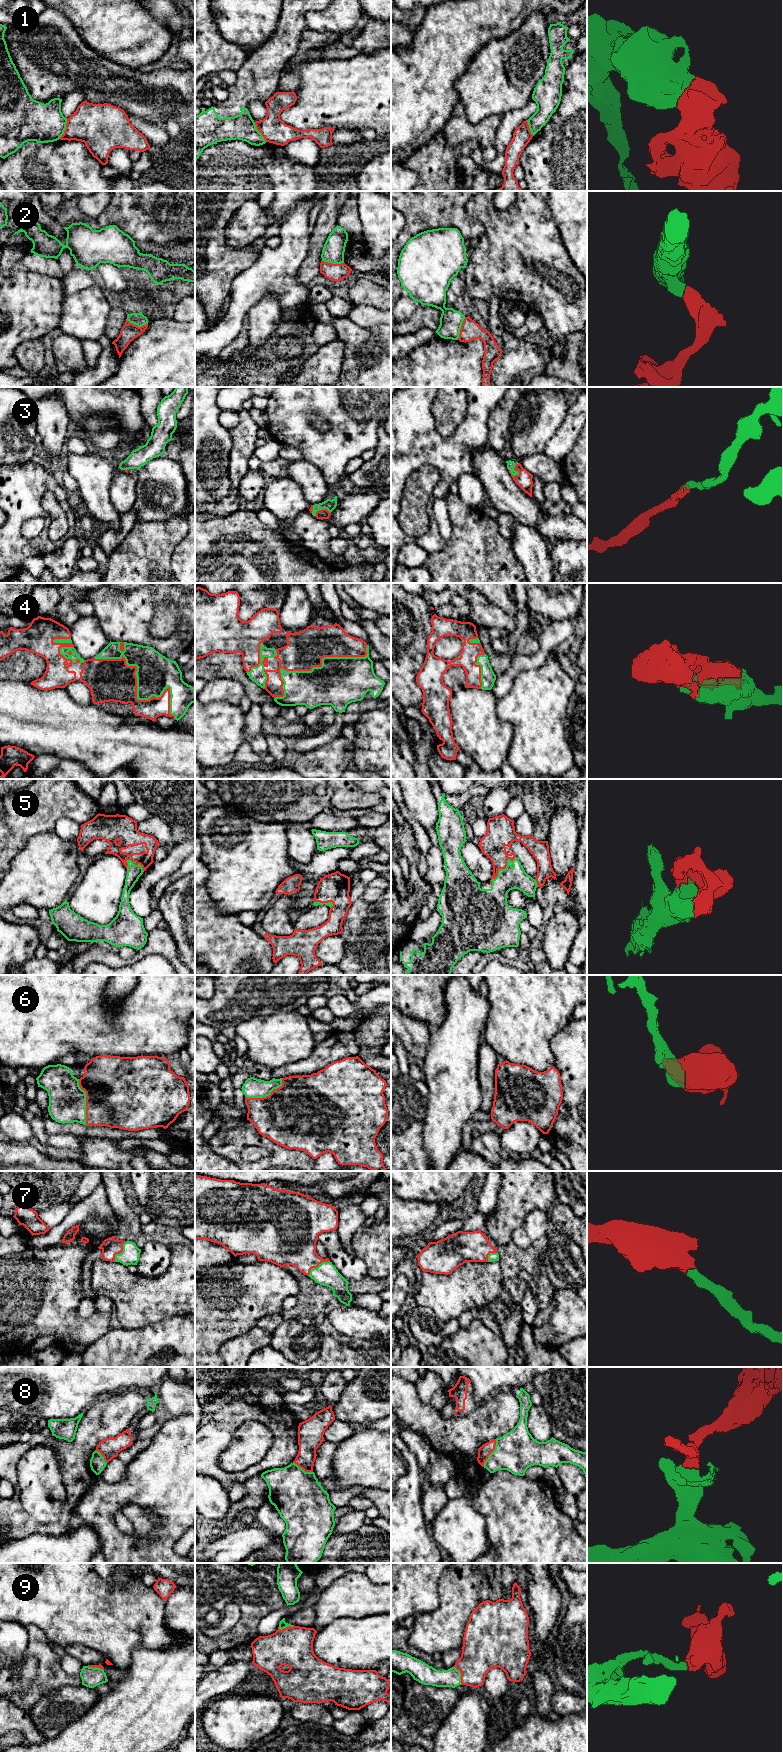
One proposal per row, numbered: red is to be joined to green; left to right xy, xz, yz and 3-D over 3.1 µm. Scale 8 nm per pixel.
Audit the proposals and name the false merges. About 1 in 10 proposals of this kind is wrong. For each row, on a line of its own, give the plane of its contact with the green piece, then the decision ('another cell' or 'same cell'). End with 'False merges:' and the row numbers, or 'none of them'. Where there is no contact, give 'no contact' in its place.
1: xy | another cell
2: yz | another cell
3: yz | same cell
4: xy | same cell
5: yz | same cell
6: xy | same cell
7: xz | same cell
8: yz | same cell
9: yz | same cell
False merges: 1, 2

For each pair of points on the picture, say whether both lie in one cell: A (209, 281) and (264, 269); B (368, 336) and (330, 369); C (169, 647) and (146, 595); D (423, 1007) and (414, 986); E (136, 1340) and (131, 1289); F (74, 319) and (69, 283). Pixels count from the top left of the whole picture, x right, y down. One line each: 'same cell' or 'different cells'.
A: different cells
B: different cells
C: same cell
D: same cell
E: different cells
F: different cells

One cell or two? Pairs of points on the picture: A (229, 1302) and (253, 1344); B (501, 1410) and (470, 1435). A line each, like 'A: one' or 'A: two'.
A: two
B: one

